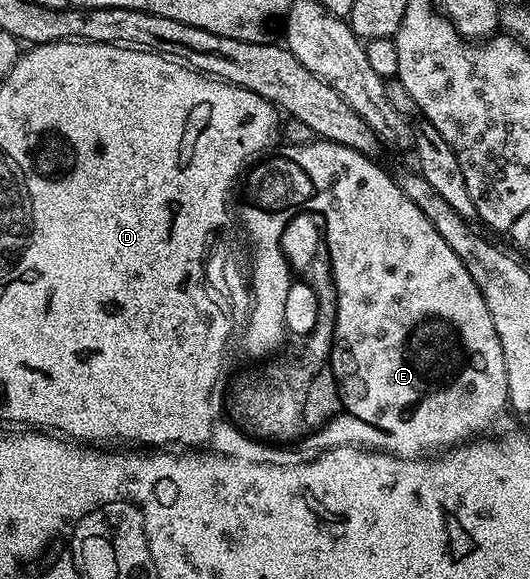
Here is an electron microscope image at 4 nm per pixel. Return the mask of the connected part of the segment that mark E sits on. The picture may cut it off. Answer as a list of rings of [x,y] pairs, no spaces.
[[[315,138],[307,144],[286,144],[283,152],[275,156],[267,155],[259,159],[249,169],[251,173],[250,188],[248,189],[249,204],[245,215],[245,225],[251,231],[251,241],[257,242],[262,236],[282,236],[282,220],[286,220],[286,204],[302,204],[305,212],[317,214],[326,226],[326,245],[330,251],[330,269],[334,271],[334,285],[338,287],[338,307],[341,309],[341,324],[338,327],[338,344],[335,348],[335,367],[338,368],[339,379],[343,381],[344,391],[347,392],[347,404],[362,419],[386,428],[387,434],[384,441],[387,448],[393,448],[396,456],[403,456],[406,460],[426,458],[431,454],[441,453],[443,450],[457,448],[467,442],[473,441],[481,432],[486,432],[502,416],[502,411],[507,411],[510,403],[508,390],[508,370],[504,370],[504,350],[500,346],[500,338],[496,334],[496,326],[492,326],[492,314],[488,314],[488,306],[476,286],[472,282],[472,274],[464,270],[464,262],[452,254],[452,246],[440,238],[436,226],[424,218],[420,206],[412,202],[396,186],[393,175],[385,172],[371,158],[352,150],[343,144],[331,140]]]

